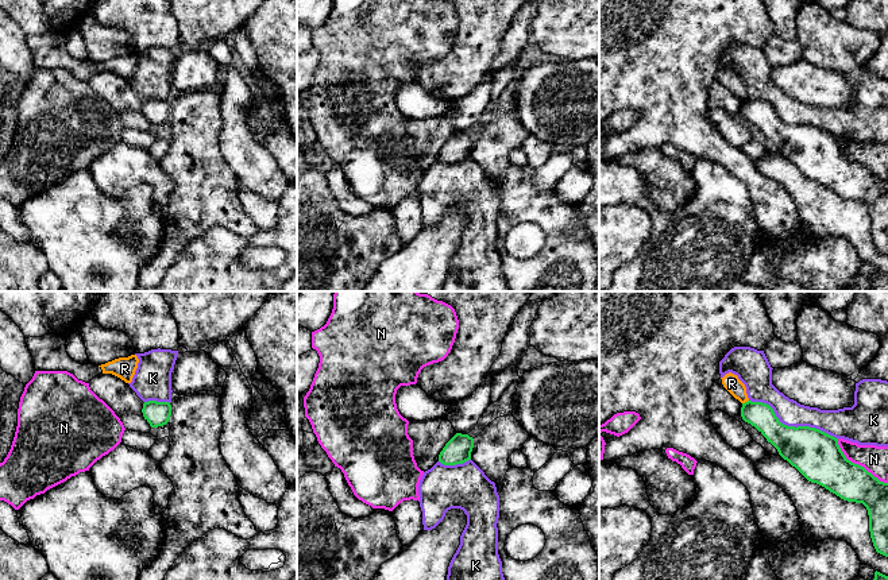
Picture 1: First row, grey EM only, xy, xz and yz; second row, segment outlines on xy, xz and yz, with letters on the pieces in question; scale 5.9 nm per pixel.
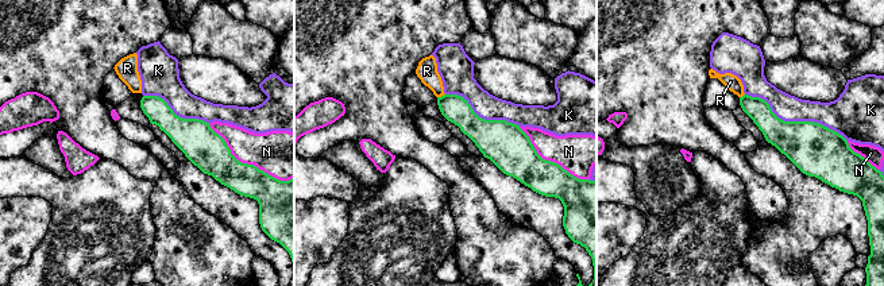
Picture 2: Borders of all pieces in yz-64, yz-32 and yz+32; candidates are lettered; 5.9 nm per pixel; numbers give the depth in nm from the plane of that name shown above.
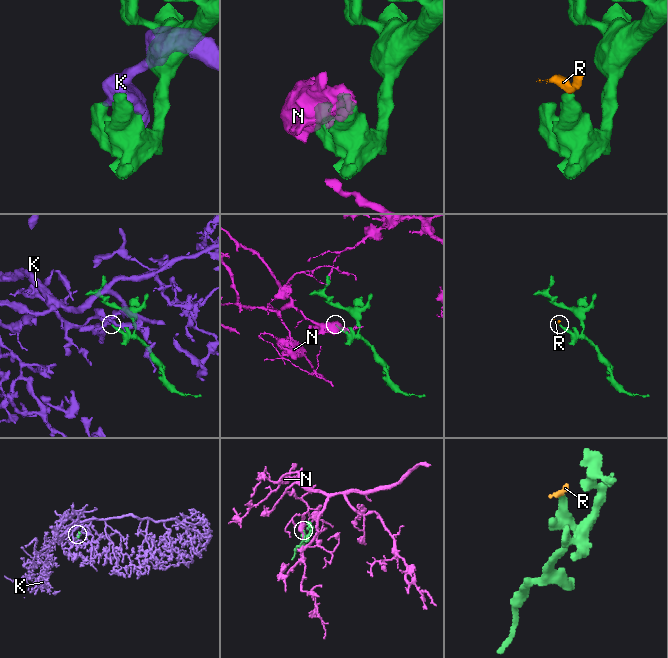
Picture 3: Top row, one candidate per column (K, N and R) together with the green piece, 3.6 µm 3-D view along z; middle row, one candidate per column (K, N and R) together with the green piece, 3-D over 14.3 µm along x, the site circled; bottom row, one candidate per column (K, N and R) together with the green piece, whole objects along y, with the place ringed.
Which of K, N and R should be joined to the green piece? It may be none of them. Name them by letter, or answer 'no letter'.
no letter

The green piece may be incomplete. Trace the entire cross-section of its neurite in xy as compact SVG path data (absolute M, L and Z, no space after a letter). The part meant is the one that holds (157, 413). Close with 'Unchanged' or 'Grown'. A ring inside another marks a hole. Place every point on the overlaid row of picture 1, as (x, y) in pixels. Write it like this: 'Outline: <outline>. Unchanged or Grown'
Outline: M148 401L143 403L142 413L151 428L163 426L170 419L171 405L169 402Z. Unchanged

